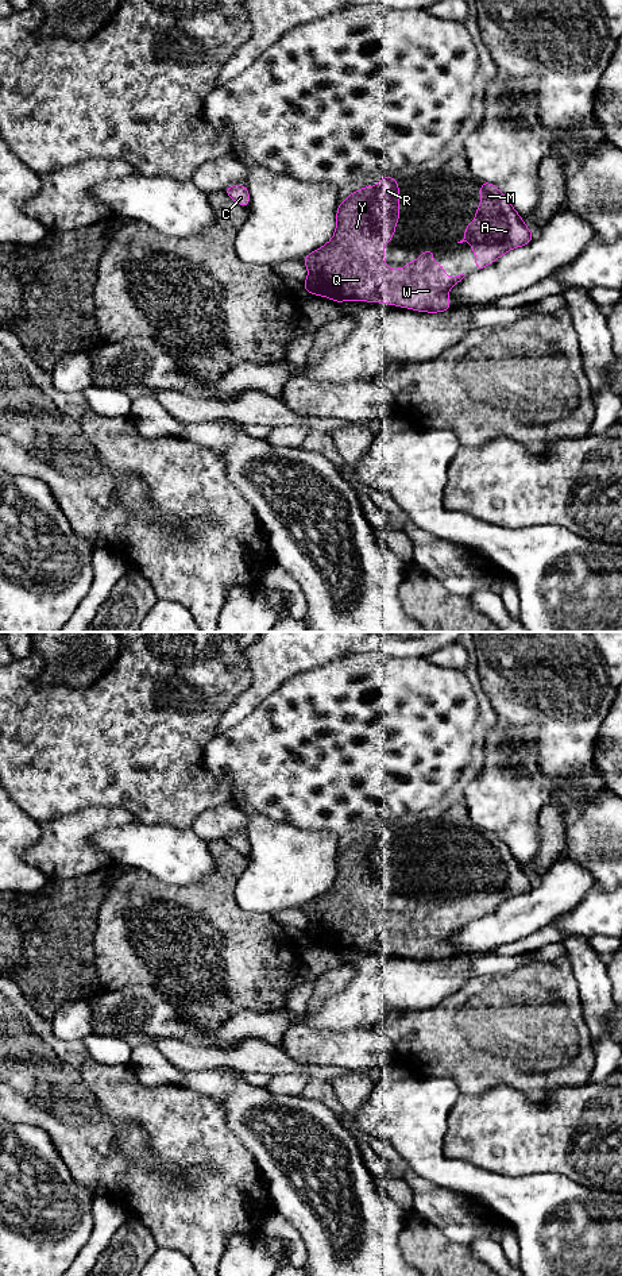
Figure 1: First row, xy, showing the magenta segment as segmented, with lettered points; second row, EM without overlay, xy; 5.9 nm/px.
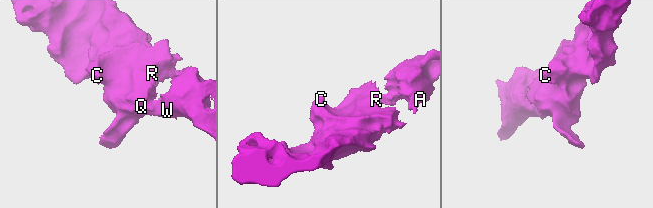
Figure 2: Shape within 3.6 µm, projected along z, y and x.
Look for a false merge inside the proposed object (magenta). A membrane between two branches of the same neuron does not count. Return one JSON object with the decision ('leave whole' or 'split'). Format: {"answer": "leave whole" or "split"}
{"answer": "leave whole"}

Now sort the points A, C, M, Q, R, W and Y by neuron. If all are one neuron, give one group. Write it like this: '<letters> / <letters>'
A C M Q R W Y

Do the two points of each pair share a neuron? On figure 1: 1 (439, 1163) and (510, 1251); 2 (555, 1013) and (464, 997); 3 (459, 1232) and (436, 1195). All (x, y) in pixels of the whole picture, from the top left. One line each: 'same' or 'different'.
1: different
2: same
3: same

